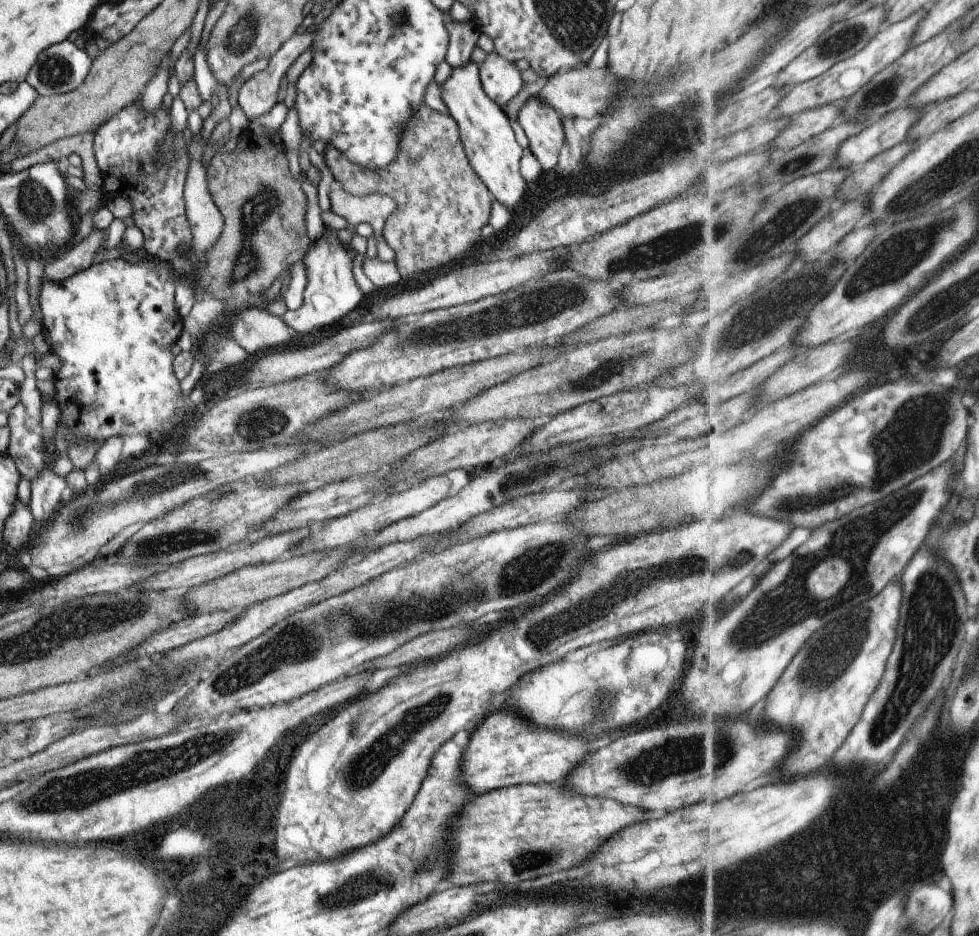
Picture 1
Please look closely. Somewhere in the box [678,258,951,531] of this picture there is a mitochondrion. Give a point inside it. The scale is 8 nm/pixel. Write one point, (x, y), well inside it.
(739, 331)

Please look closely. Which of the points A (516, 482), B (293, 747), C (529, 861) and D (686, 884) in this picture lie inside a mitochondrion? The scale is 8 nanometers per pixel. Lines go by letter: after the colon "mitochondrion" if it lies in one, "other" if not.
A: mitochondrion
B: other
C: mitochondrion
D: other

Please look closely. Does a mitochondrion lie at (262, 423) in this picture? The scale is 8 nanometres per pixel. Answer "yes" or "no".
yes

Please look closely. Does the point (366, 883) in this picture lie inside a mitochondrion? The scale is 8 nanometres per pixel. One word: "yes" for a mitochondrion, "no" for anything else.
yes

